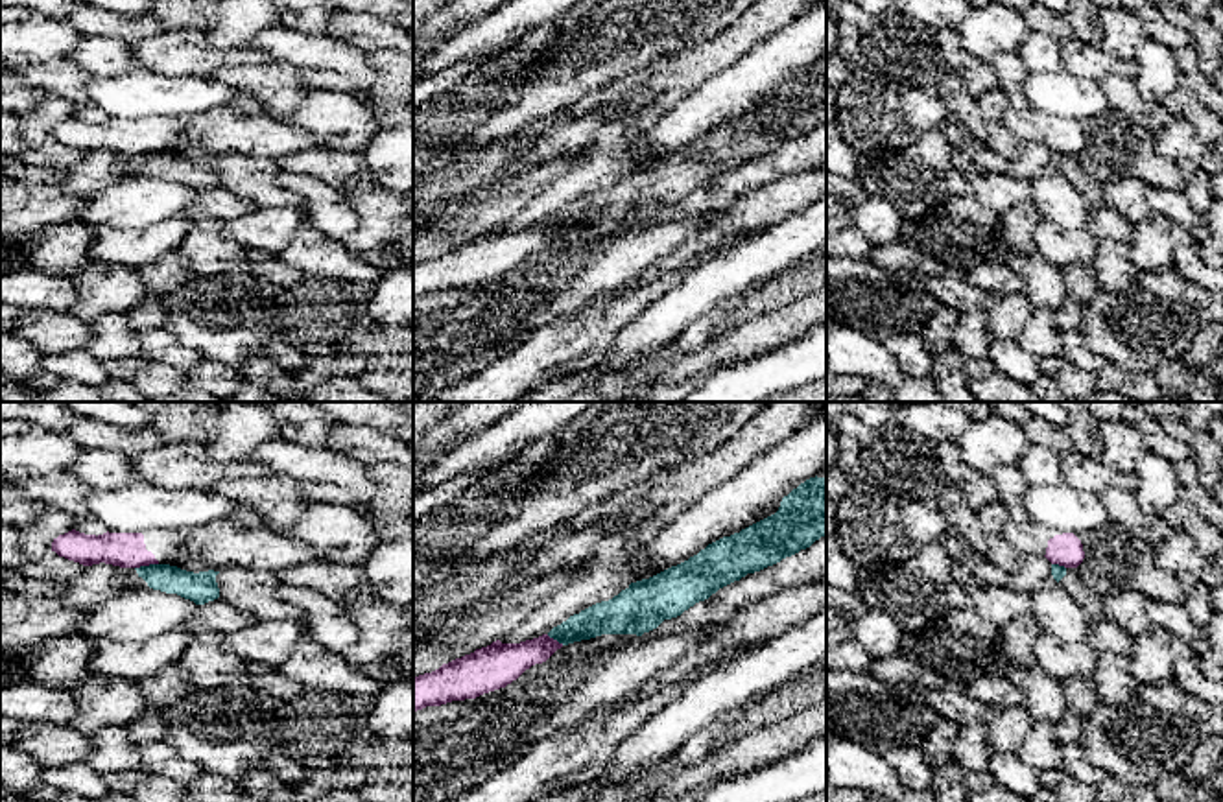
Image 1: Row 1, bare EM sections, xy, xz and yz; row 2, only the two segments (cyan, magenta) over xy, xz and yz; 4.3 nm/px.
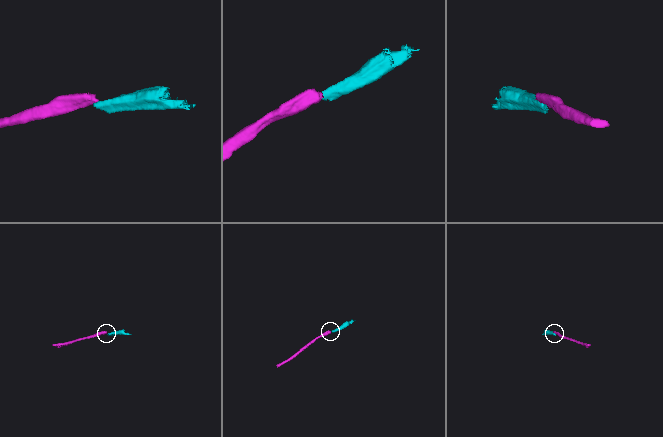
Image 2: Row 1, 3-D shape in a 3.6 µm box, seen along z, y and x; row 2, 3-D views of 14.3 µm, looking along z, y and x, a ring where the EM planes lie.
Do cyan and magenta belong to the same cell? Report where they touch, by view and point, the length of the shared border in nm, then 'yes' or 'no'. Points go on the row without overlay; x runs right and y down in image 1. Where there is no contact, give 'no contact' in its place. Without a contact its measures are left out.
contact xy (146, 153); length 110 nm; no

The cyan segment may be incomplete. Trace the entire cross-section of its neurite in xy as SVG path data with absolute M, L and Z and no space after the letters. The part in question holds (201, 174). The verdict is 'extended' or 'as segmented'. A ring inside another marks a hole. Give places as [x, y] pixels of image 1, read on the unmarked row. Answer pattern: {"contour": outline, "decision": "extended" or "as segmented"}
{"contour": "M149 151L140 155L125 155L124 164L127 179L131 177L160 177L177 181L196 192L205 192L220 184L216 162L220 159L186 159L170 151Z", "decision": "extended"}

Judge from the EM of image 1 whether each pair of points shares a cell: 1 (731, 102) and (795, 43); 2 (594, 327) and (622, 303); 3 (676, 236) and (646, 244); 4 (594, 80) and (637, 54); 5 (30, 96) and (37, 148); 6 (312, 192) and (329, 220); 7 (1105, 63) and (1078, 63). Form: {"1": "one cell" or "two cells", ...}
{"1": "one cell", "2": "one cell", "3": "one cell", "4": "one cell", "5": "two cells", "6": "one cell", "7": "one cell"}

